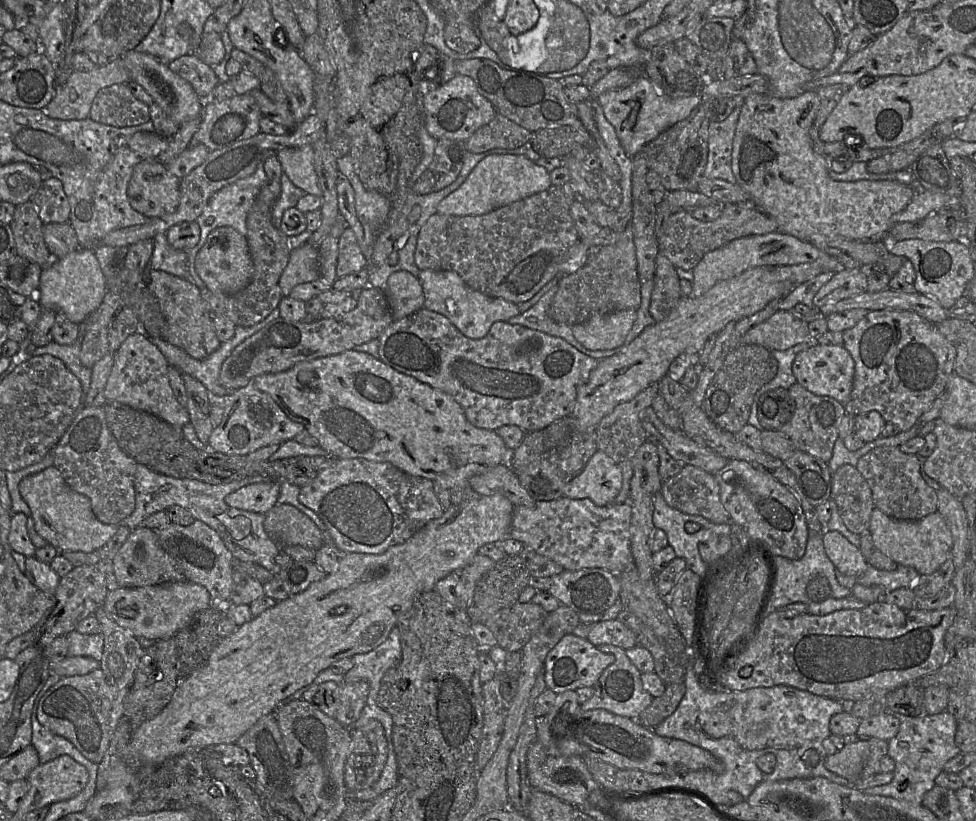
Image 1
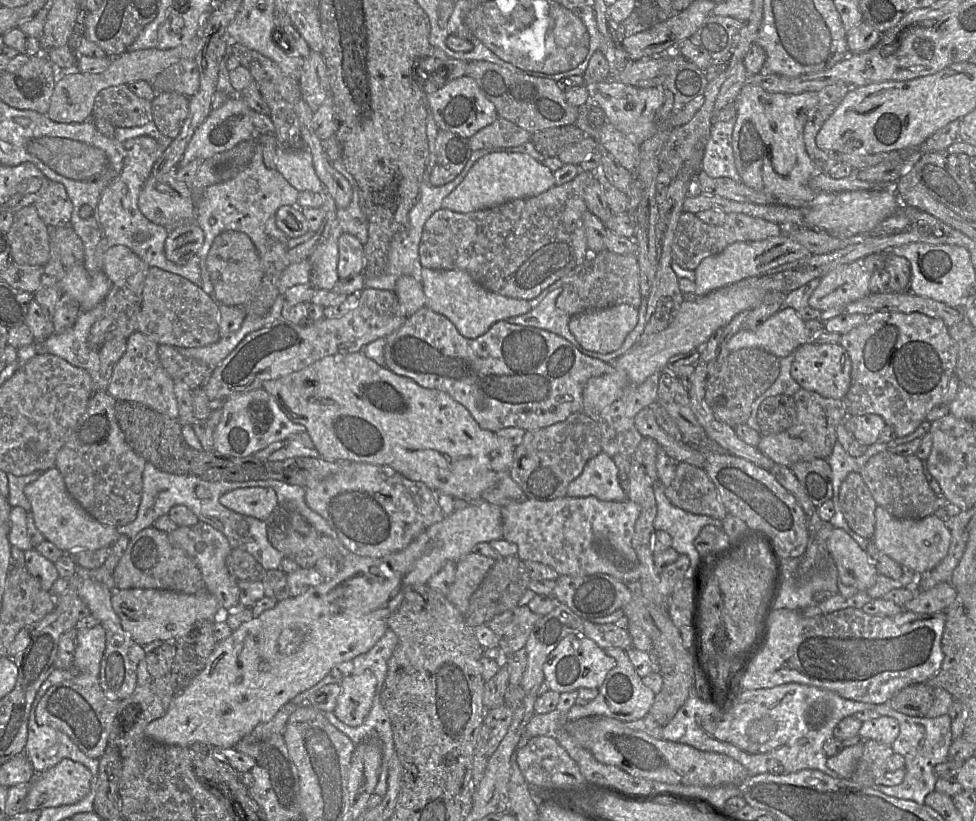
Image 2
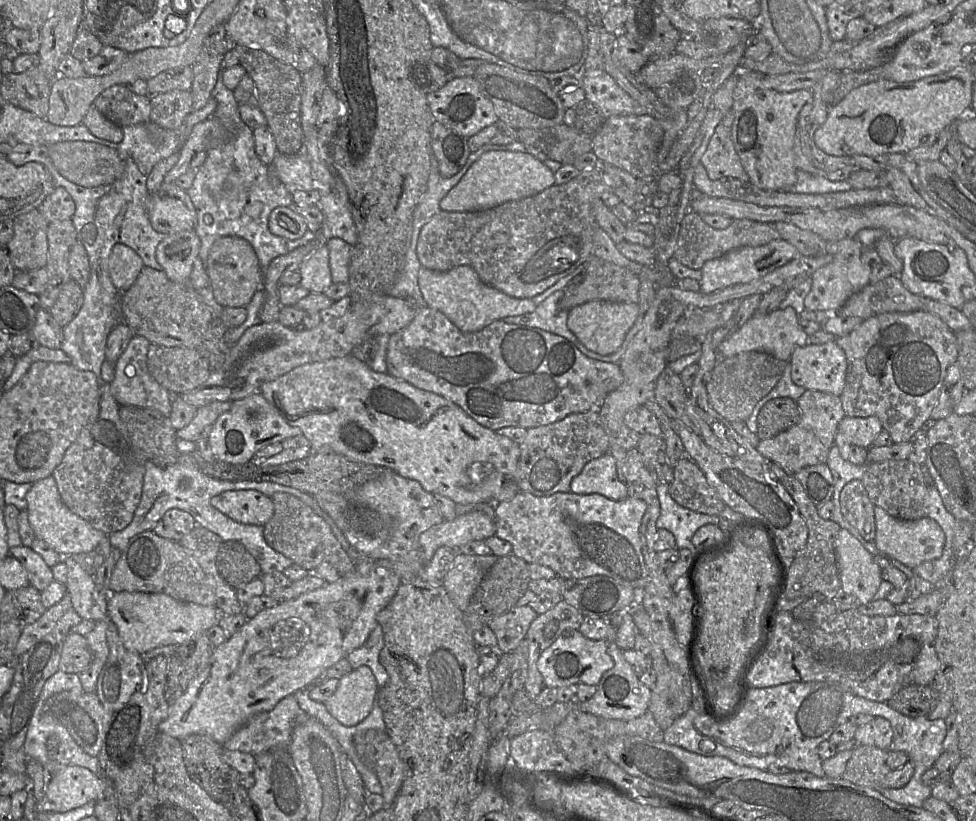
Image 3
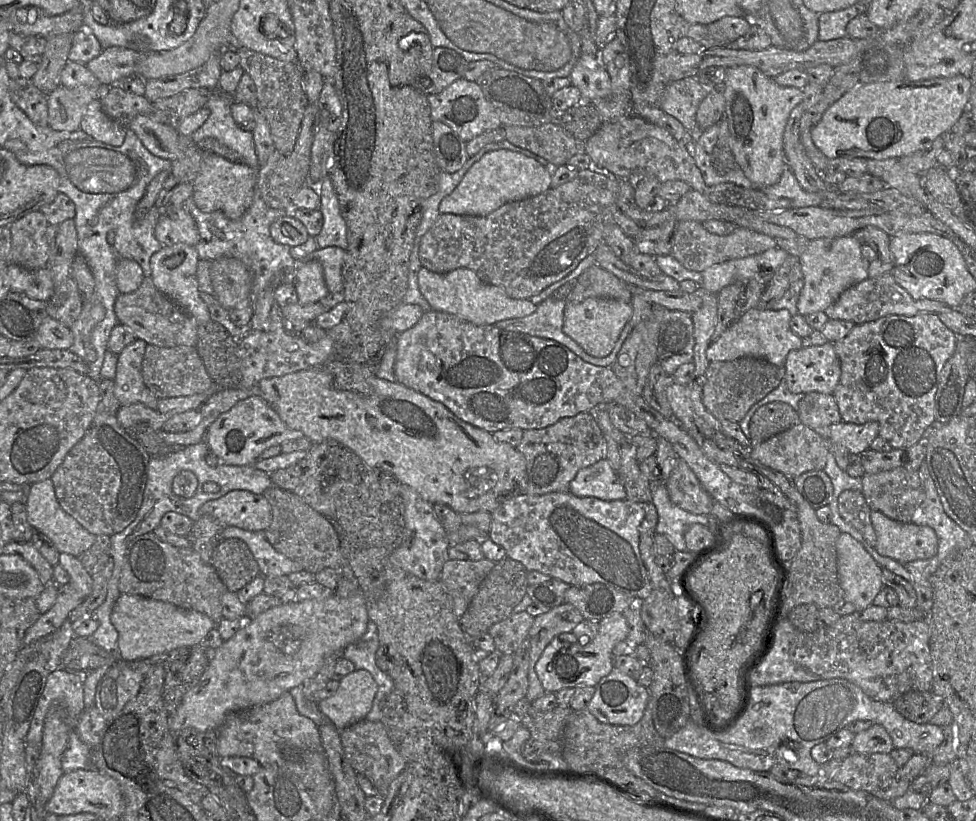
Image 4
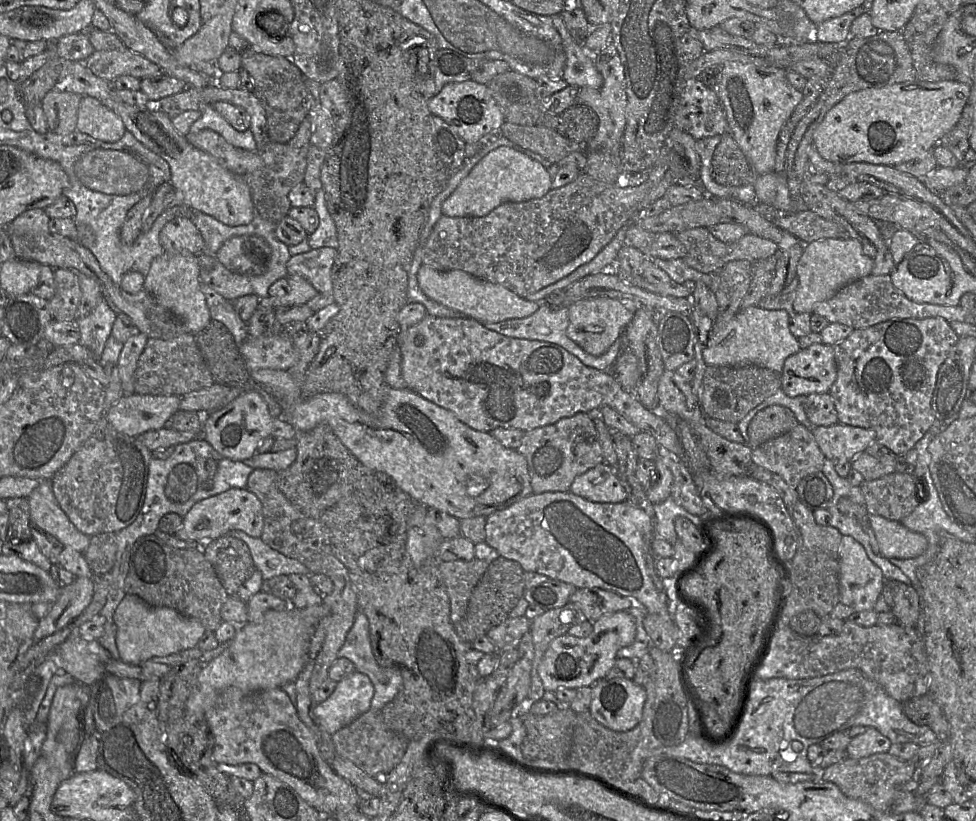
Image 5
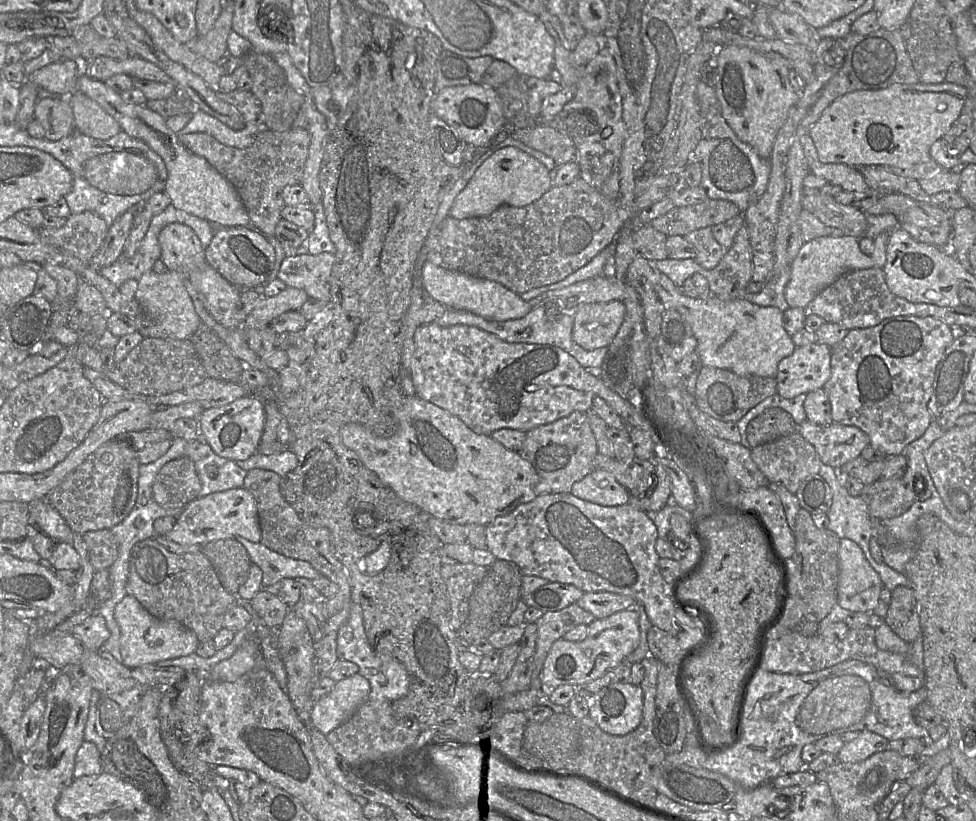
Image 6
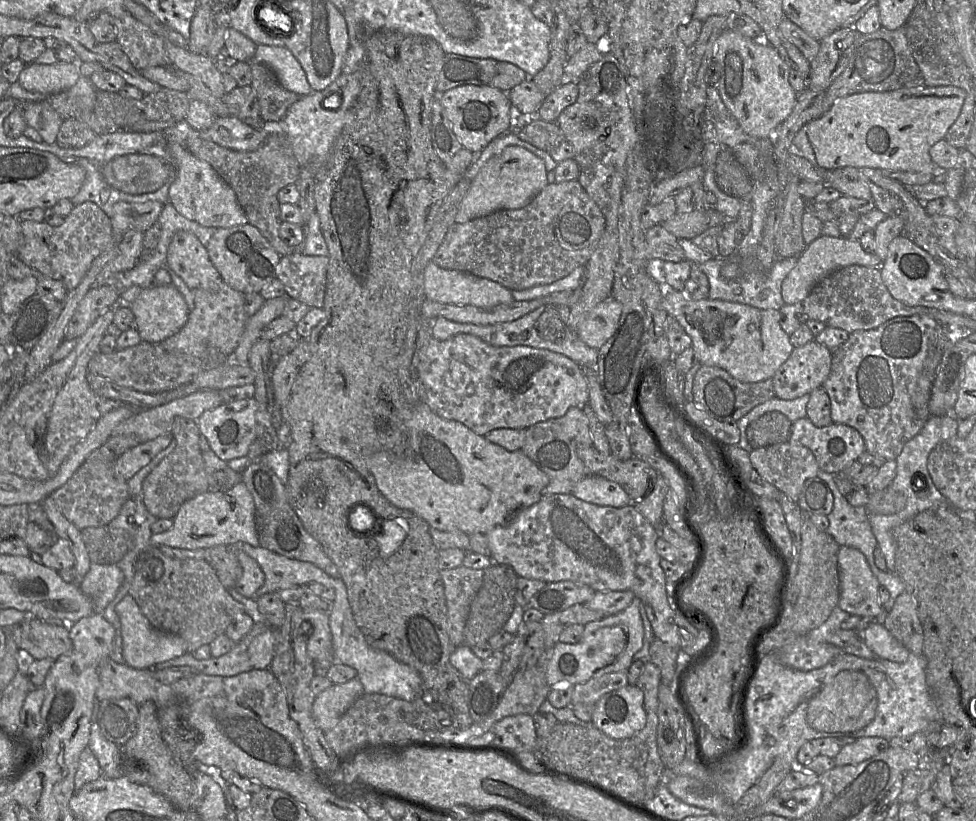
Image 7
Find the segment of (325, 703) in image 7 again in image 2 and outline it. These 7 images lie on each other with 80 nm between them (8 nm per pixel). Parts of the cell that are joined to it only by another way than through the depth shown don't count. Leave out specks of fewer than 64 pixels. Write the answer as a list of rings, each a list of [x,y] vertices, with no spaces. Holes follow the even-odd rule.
[[[371,671],[344,677],[340,683],[335,717],[347,726],[359,726],[367,716],[375,694],[376,678]]]

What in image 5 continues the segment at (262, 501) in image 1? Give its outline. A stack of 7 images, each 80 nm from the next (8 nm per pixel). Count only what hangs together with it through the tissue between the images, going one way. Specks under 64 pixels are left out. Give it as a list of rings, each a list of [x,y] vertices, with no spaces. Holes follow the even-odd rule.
[[[231,488],[195,503],[183,517],[182,526],[175,533],[179,539],[204,544],[227,535],[232,530],[241,530],[251,537],[259,538],[263,531],[262,503],[247,488]]]

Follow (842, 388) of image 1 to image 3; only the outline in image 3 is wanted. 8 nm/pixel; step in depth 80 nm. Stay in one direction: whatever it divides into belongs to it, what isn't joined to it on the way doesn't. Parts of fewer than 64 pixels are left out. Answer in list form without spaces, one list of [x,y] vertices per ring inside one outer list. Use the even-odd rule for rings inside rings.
[[[836,340],[796,347],[789,363],[792,381],[797,386],[836,396],[843,392],[848,365]]]

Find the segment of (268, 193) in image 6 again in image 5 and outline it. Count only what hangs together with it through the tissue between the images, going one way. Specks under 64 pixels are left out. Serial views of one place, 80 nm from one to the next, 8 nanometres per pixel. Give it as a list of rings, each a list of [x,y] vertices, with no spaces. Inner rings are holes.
[[[308,115],[289,142],[269,141],[262,149],[255,151],[234,147],[212,130],[189,132],[185,138],[197,149],[213,156],[221,166],[242,177],[249,186],[255,211],[264,219],[279,223],[288,216],[292,207],[289,200],[290,191],[297,185],[304,183],[312,132],[313,123]]]

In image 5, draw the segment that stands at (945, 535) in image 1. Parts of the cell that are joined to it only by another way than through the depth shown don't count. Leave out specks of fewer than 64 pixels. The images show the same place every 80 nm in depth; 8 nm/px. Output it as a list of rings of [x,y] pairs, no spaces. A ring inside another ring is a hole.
[[[870,515],[869,524],[878,542],[879,554],[887,559],[915,558],[927,549],[926,537],[909,530],[901,522]]]

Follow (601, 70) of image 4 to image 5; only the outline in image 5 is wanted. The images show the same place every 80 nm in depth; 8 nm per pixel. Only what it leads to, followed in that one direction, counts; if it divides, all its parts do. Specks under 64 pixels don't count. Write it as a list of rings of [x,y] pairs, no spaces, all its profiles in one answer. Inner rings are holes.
[[[559,14],[551,17],[553,26],[562,39],[566,57],[562,79],[572,86],[600,88],[603,77],[595,67],[595,53],[573,39]]]

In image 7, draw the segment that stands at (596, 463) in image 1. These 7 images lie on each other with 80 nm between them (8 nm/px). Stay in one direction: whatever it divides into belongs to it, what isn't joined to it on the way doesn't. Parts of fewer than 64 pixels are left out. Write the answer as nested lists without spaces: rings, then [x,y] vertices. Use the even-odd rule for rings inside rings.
[[[591,474],[581,479],[571,494],[597,506],[621,508],[633,504],[627,492],[618,483]]]

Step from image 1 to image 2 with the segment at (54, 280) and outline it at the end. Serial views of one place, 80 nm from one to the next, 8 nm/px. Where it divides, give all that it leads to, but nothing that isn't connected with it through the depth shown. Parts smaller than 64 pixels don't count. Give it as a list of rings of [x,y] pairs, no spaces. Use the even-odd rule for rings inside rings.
[[[77,264],[66,268],[60,290],[75,299],[81,311],[88,311],[103,303],[112,285],[103,271],[89,274],[84,264]]]

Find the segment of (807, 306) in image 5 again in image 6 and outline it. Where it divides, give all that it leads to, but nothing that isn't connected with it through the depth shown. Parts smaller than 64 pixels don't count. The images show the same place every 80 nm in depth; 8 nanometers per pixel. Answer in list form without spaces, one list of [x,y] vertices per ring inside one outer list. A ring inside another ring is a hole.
[[[824,236],[805,242],[791,265],[791,277],[785,289],[785,299],[790,308],[805,309],[826,287],[843,274],[874,267],[873,259],[861,252],[859,238],[851,236]]]

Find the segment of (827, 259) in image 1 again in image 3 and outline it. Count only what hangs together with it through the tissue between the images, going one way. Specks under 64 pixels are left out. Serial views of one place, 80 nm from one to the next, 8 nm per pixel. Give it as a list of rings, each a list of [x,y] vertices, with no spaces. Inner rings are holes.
[[[781,238],[763,246],[733,249],[719,258],[704,263],[700,269],[700,292],[708,294],[732,285],[750,283],[784,266],[797,256],[797,248]]]

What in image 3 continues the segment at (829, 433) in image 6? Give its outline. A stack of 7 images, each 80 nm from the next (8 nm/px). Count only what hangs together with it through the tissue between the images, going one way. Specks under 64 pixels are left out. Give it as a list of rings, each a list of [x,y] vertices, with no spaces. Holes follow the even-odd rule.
[[[876,416],[848,417],[839,422],[838,431],[841,432],[851,445],[870,448],[876,437],[883,430],[881,421]]]

